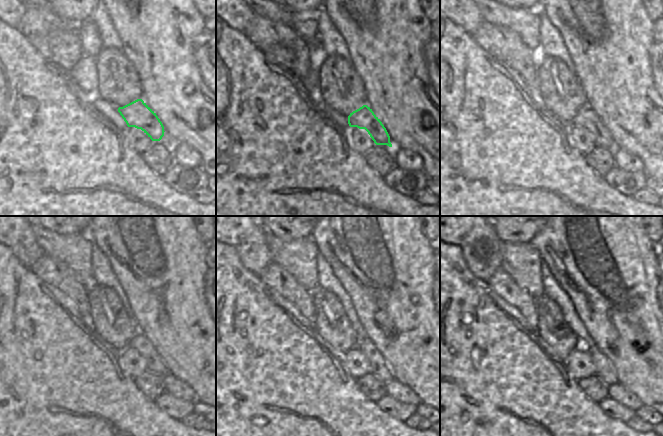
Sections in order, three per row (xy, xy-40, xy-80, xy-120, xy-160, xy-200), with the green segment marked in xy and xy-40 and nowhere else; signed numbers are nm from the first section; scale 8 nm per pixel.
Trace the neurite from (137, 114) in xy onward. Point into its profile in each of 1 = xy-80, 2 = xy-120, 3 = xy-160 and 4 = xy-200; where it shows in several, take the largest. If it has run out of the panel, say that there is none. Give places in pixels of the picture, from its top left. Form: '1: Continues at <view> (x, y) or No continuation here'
1: Continues at xy-80 (585, 117)
2: Continues at xy-120 (154, 363)
3: Continues at xy-160 (378, 365)
4: Continues at xy-200 (604, 370).

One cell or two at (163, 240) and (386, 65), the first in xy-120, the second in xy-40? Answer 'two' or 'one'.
one

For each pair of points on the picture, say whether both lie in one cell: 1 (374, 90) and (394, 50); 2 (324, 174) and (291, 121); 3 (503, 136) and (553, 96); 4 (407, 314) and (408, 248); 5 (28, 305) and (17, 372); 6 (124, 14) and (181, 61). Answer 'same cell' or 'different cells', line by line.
1: same cell
2: same cell
3: different cells
4: same cell
5: same cell
6: same cell

